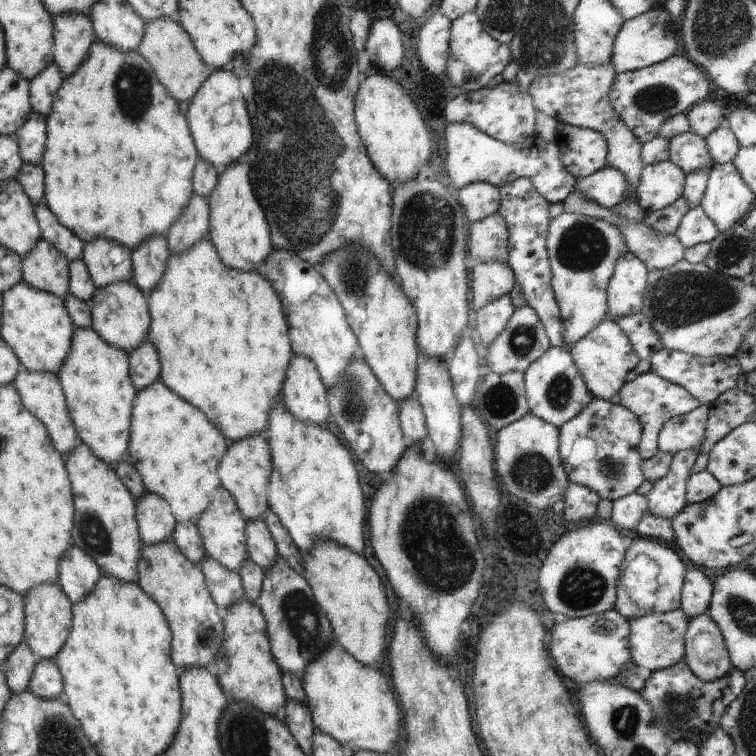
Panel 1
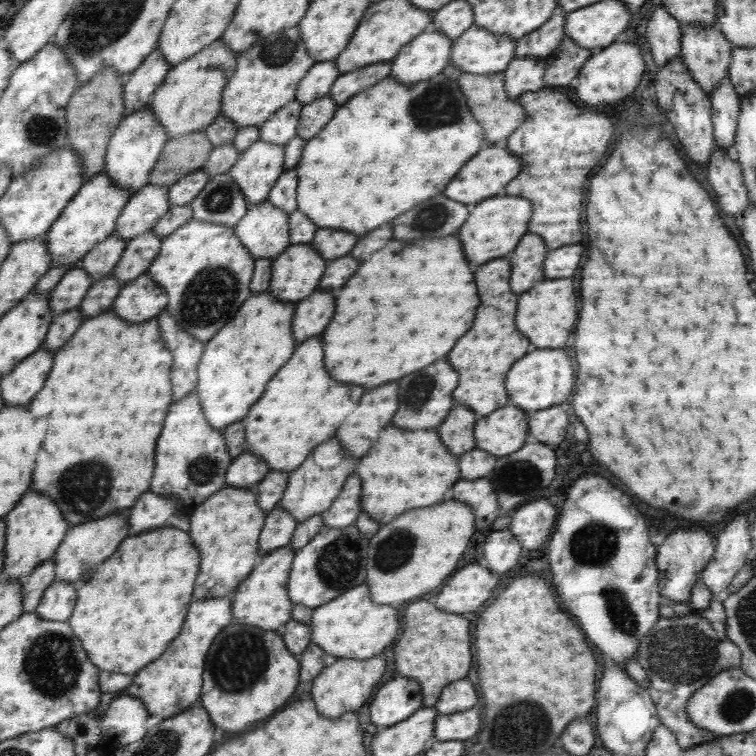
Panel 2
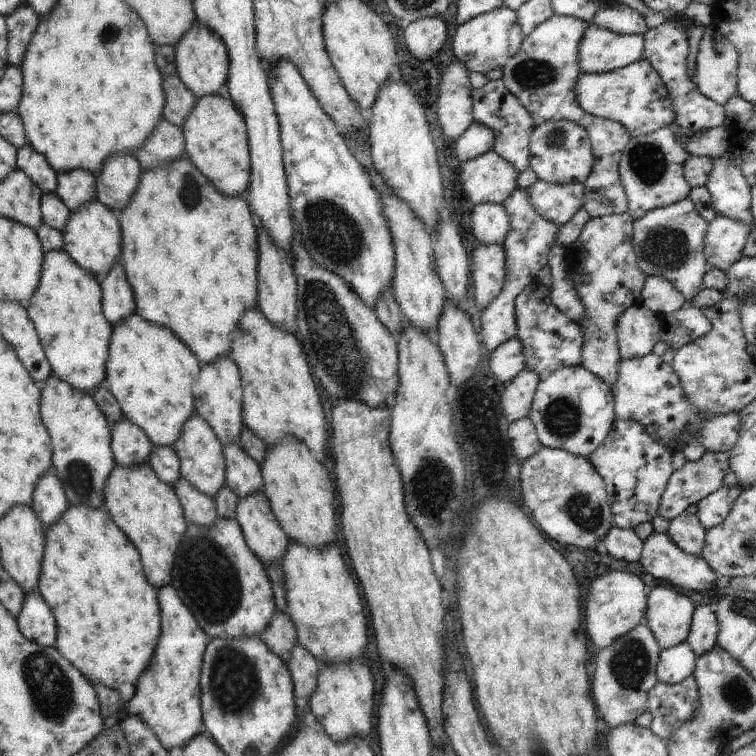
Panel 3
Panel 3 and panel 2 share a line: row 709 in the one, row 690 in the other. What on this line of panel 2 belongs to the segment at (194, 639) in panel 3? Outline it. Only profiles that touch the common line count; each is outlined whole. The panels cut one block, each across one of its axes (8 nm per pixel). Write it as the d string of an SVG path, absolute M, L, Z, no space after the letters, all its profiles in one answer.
M200 598L188 608L186 622L180 634L172 639L168 649L154 662L136 672L131 684L125 688L126 694L140 698L144 708L152 716L166 719L198 705L201 698L206 656L220 630L224 630L234 620L232 604L227 598Z

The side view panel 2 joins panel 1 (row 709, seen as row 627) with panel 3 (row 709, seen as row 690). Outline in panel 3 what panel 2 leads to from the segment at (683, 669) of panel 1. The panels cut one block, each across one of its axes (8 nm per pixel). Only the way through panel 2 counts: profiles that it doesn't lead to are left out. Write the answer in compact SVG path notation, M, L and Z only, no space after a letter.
M694 675L675 685L658 682L647 692L647 710L653 718L649 729L665 740L699 706L699 690Z

